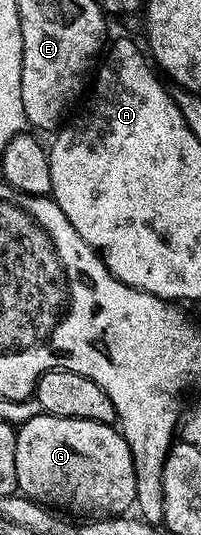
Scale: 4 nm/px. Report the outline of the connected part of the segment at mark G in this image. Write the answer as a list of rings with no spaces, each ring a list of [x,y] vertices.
[[[33,416],[17,425],[16,482],[18,492],[51,509],[83,512],[86,518],[121,517],[135,507],[136,470],[128,442],[117,427],[71,416]]]

